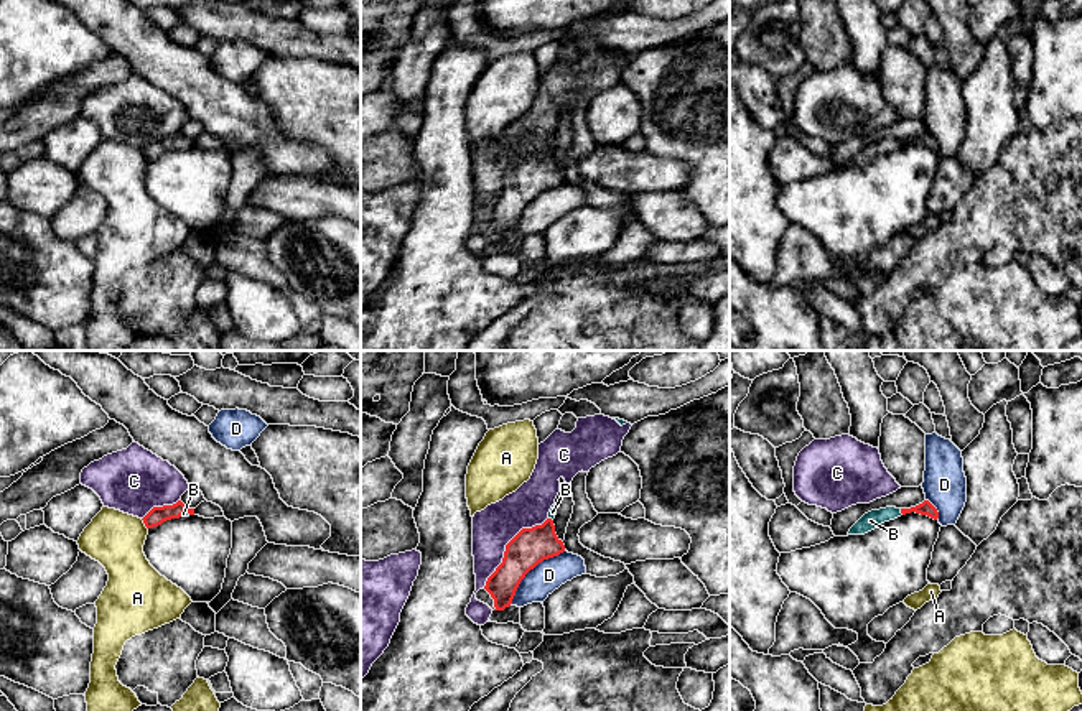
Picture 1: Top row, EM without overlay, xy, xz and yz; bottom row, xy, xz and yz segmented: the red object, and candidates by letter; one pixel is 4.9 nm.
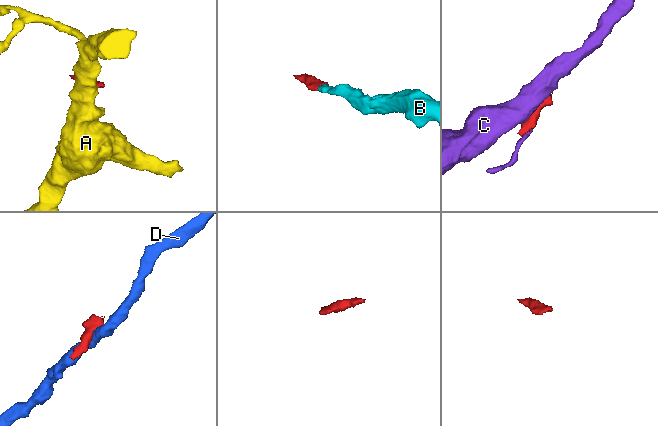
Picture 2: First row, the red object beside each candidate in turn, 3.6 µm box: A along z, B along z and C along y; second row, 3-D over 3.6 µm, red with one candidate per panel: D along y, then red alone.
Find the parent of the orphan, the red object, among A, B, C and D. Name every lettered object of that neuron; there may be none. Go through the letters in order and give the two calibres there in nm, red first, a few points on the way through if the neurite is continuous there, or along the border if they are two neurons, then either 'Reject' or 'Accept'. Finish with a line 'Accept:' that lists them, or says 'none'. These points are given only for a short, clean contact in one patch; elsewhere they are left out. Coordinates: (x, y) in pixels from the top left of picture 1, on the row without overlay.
A: Thickness 90 nm (red) against 280 nm. Boundary: xy (140, 150), (147, 160). Reject
B: Thickness 70 nm (red) against 90 nm. Path across: yz (926, 139), (901, 144), (883, 145), (870, 152). Accept
C: Thickness 180 nm (red) against 200 nm. Reject
D: Thickness 180 nm (red) against 150 nm. Boundary: xz (565, 181), (539, 193), (521, 213), (511, 234). Reject
Accept: B

